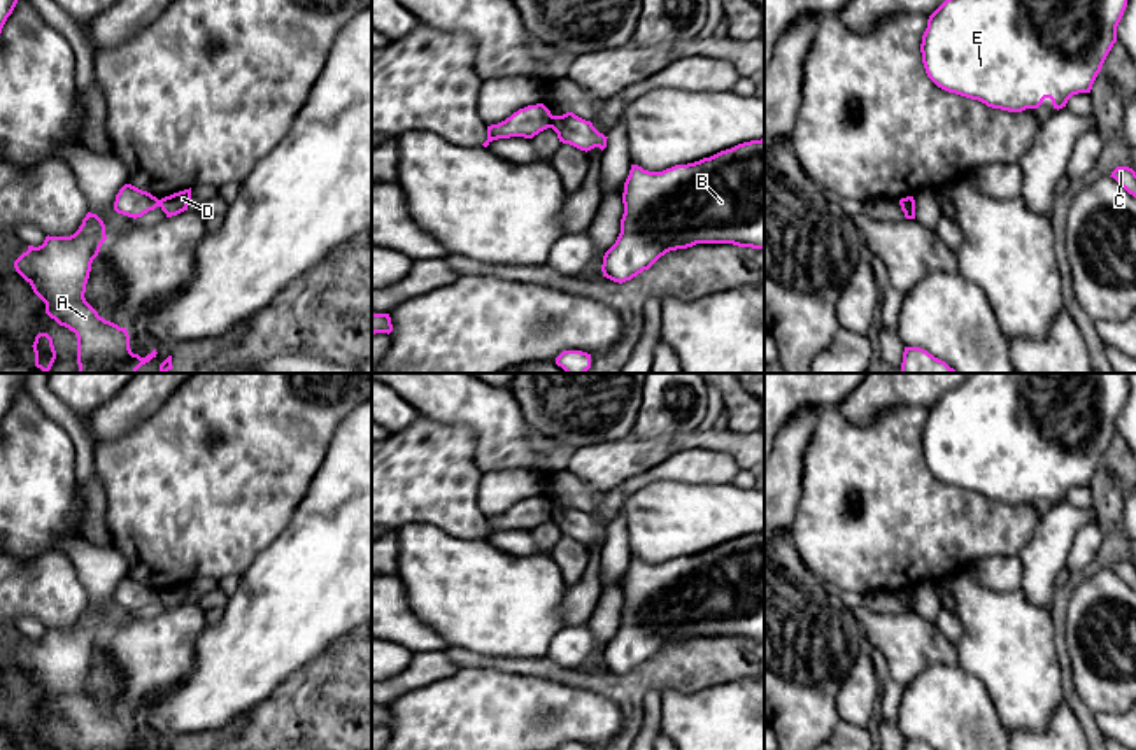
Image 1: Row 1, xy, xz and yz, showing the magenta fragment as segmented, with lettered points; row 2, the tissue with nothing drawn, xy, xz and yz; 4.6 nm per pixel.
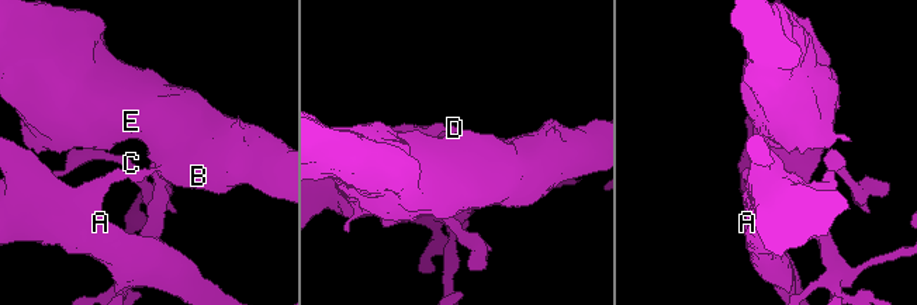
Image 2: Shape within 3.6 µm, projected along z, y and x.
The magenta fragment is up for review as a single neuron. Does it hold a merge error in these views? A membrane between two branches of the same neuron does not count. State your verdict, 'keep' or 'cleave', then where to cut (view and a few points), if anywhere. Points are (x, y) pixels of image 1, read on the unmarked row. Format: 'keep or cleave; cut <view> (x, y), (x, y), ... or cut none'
cleave; cut xz (551, 509), (553, 519)

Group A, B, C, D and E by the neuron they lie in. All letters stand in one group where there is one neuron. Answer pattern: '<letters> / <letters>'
A C / B D E

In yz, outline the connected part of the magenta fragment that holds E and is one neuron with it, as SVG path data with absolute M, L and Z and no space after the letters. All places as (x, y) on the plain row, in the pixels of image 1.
M968 373L968 377L947 391L927 412L922 428L920 445L927 470L941 482L971 492L978 492L992 501L1022 505L1038 501L1045 491L1052 492L1054 501L1066 499L1068 492L1078 485L1090 485L1101 459L1117 435L1117 419L1124 408L1129 391L1129 373Z

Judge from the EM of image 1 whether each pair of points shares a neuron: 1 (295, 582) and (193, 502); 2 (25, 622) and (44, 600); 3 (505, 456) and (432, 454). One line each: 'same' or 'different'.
1: different
2: different
3: different

